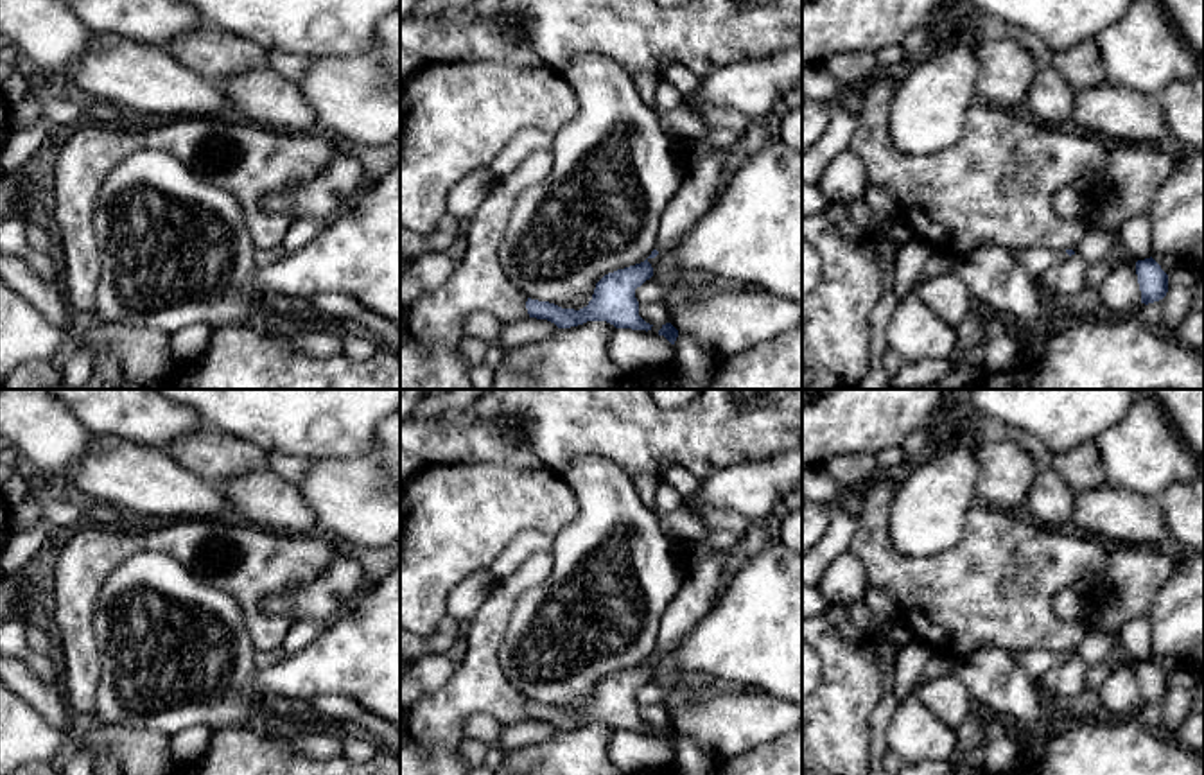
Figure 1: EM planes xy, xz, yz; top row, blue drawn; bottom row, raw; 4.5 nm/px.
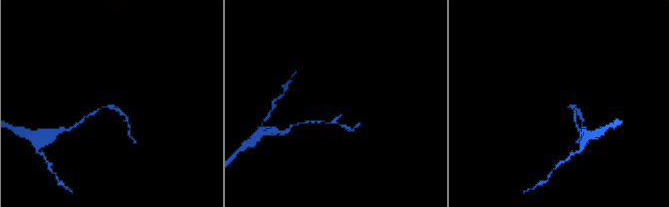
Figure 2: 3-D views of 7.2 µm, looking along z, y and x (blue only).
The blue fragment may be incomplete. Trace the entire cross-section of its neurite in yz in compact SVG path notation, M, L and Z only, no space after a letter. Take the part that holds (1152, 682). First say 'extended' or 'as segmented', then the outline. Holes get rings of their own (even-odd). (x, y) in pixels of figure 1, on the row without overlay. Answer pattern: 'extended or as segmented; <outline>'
as segmented; M1152 658L1136 664L1136 676L1141 692L1141 705L1148 707L1166 698L1168 676Z

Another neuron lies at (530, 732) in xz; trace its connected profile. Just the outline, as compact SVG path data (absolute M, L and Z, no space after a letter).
M528 719L519 725L502 727L499 748L504 752L520 750L526 746L545 743L554 737L558 728L547 721Z

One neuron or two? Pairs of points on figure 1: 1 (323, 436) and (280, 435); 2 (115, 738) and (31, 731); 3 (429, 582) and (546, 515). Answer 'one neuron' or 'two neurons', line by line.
1: one neuron
2: one neuron
3: one neuron

